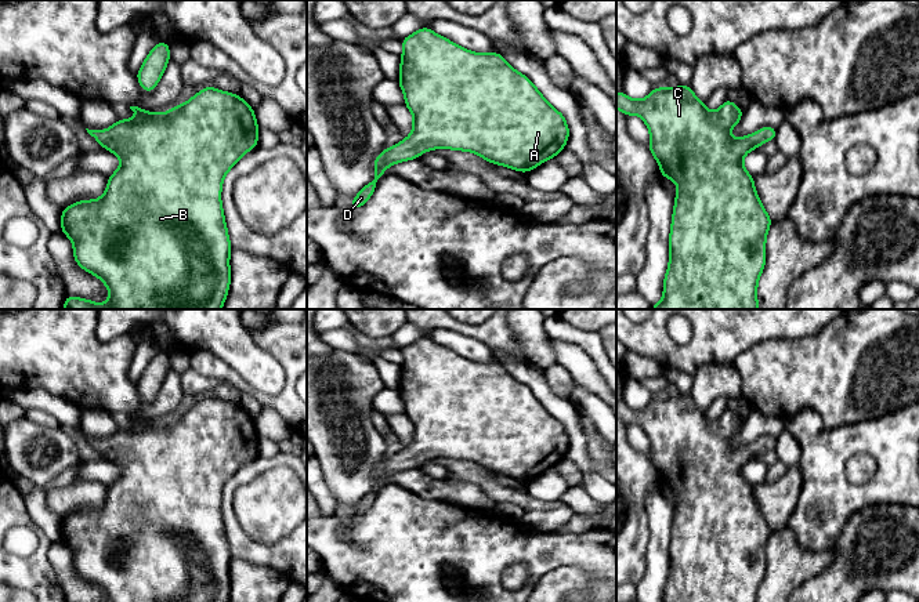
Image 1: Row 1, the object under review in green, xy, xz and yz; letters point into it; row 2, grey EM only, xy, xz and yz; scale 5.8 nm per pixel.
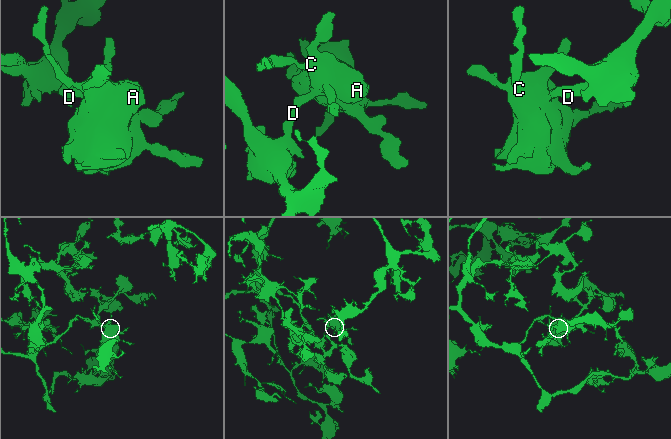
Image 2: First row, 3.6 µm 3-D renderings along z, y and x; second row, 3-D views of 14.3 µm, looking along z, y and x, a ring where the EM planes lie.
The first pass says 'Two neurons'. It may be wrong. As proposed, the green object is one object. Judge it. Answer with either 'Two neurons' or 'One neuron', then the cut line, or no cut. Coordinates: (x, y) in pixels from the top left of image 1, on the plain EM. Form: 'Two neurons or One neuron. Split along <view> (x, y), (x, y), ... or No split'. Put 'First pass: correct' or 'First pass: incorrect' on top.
First pass: incorrect
One neuron. No split

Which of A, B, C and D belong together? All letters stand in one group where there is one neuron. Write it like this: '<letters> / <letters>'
A B C D

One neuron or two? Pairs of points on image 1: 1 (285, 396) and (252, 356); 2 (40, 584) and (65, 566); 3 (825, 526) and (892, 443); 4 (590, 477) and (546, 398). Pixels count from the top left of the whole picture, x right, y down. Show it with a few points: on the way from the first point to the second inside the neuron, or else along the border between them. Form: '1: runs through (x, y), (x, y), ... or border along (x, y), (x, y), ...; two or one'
1: border along (274, 358), (283, 385), (275, 394), (253, 390); two
2: border along (51, 543), (47, 559), (62, 587); two
3: runs through (849, 503), (857, 496), (867, 494), (892, 467); one
4: runs through (581, 457), (576, 435), (565, 416); one

